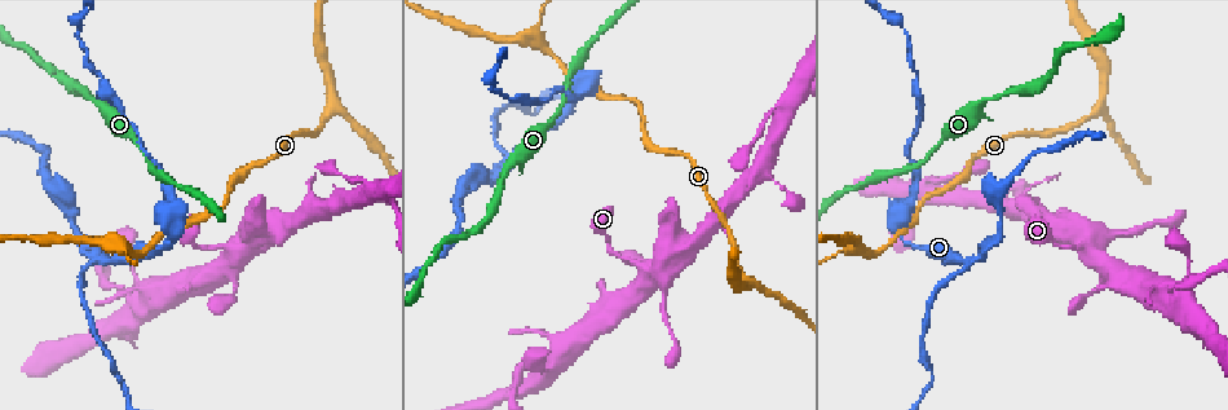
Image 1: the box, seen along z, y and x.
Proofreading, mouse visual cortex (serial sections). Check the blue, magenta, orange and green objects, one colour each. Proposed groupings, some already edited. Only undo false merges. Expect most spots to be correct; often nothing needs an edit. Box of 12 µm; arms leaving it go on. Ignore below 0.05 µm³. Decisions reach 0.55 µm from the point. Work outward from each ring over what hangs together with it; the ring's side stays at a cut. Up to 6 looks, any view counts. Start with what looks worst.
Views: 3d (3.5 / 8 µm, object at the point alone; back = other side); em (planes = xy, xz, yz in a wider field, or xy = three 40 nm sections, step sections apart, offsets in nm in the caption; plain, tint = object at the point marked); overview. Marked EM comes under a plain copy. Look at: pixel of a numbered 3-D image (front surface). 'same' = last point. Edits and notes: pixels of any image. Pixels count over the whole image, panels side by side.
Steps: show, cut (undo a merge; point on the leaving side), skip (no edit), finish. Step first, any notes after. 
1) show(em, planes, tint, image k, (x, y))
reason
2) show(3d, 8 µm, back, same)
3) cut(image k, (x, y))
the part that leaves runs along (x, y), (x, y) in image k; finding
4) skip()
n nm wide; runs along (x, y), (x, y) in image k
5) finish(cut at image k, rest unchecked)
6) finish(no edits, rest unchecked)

show(3d, 3.5 µm, image 1, (107, 258))
abrupt turn

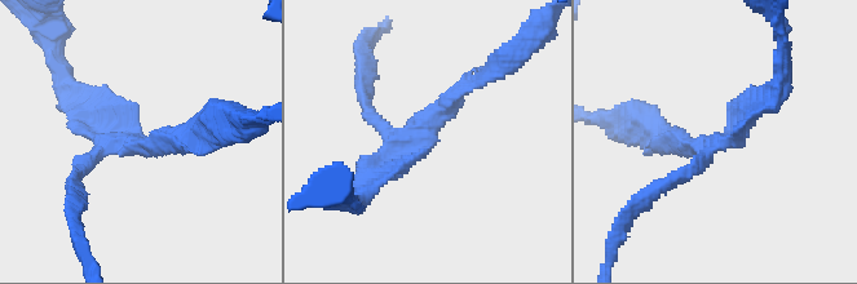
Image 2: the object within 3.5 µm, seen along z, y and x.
show(em, xy, step 5, tint, image 2, (703, 141))
3 arms; arms of 150, 200, 200 nm; now the EM

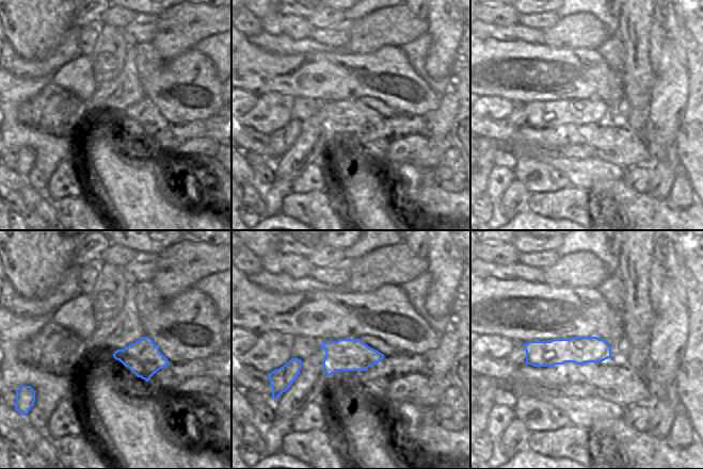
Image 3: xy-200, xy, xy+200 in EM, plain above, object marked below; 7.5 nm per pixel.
skip()
runs along (526, 345), (608, 355) in image 3; one cell here

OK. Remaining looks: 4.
show(3d, 3.5 µm, back, image 1, (125, 249))
thick turns thin

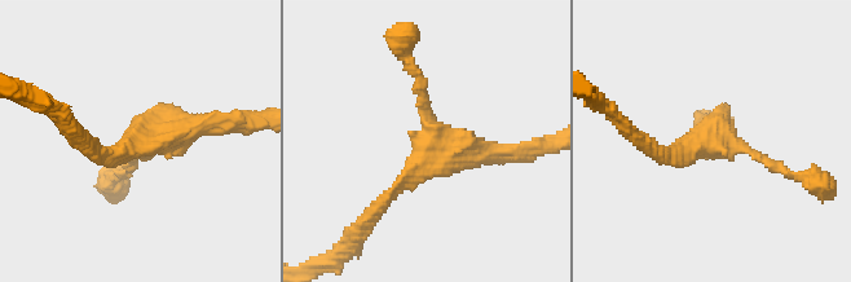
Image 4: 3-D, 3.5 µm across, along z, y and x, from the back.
show(em, xy, step 2, tint, image 4, (144, 141))
3 arms; arms of 150, 150, 250 nm; now the EM

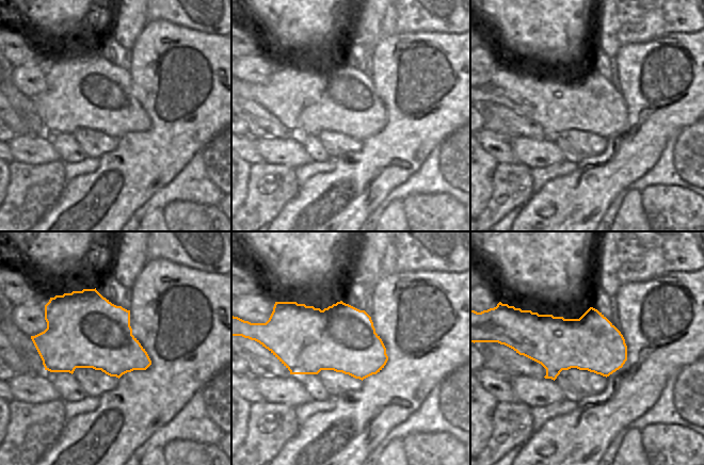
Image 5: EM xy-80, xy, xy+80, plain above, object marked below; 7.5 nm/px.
skip()
500 nm wide; runs along (378, 208), (433, 145), (517, 151) in image 4; continuous, no second cell

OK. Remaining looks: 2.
show(3d, 3.5 µm, image 1, (746, 279))
a fork

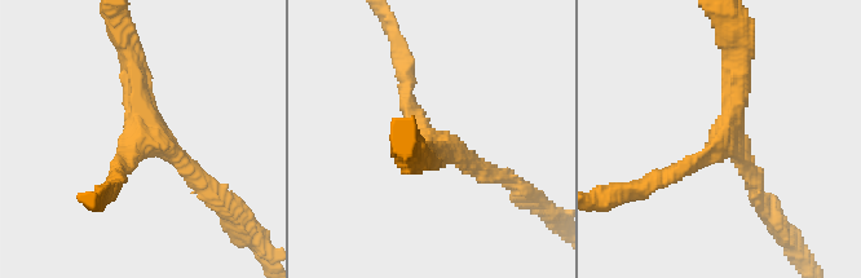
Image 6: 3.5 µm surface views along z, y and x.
show(em, xy, step 2, tint, image 6, (430, 140))
3 arms; arms of 200, 250, 300 nm; now the EM

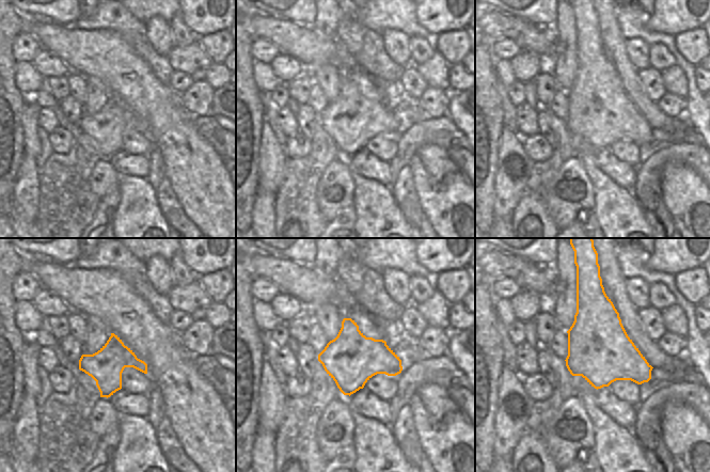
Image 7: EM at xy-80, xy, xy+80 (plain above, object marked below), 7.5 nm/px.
skip()
400 nm wide; runs along (653, 181), (716, 146), (740, 58) in image 6; continuous, no second cell

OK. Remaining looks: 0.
finish(no edits, rest unchecked)

